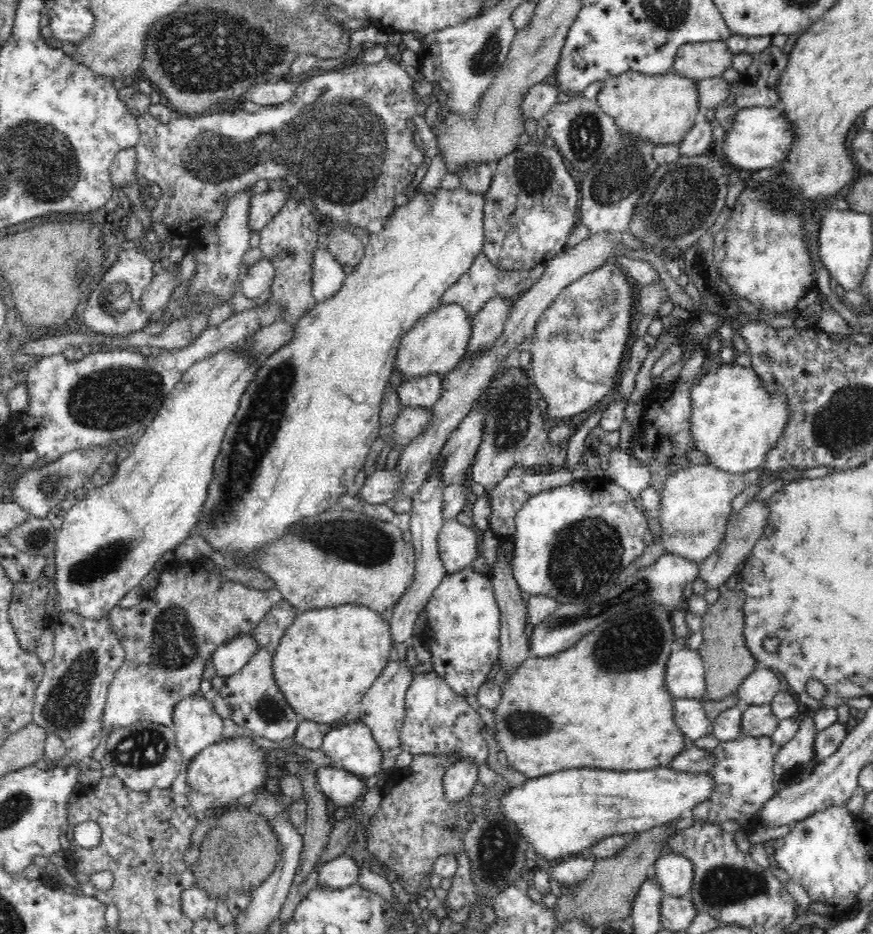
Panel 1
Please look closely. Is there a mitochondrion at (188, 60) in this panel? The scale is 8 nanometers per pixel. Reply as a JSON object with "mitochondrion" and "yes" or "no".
{"mitochondrion":"yes"}

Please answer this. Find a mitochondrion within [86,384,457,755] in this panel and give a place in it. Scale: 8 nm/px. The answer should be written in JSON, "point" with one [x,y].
{"point":[364,542]}

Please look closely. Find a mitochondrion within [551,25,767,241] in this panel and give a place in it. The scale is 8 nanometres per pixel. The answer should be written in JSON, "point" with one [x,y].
{"point":[614,177]}

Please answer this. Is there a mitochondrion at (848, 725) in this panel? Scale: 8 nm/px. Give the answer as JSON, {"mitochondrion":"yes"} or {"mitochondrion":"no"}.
{"mitochondrion":"no"}

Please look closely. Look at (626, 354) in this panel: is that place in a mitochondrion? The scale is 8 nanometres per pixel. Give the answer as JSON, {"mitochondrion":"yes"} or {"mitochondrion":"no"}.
{"mitochondrion":"no"}

